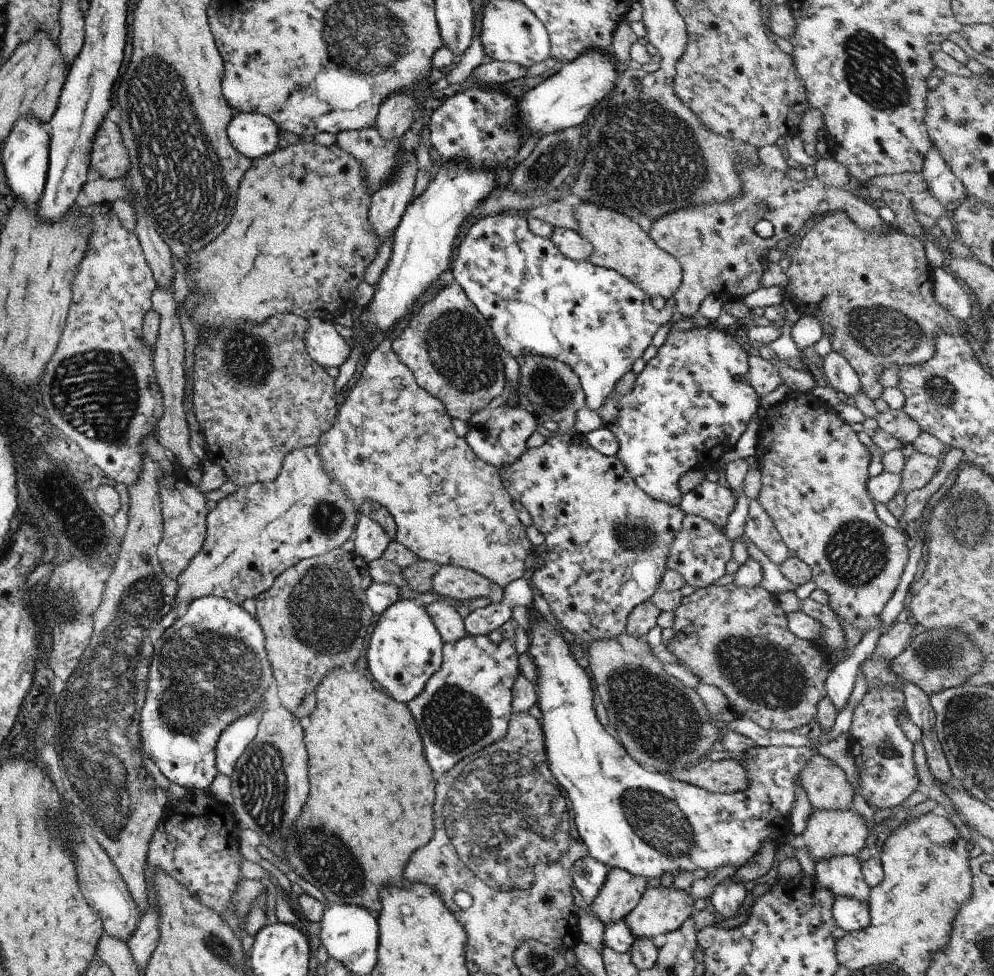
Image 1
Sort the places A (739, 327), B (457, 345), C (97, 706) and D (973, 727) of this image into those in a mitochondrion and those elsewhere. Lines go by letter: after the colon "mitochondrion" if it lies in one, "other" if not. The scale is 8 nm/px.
A: other
B: mitochondrion
C: mitochondrion
D: mitochondrion

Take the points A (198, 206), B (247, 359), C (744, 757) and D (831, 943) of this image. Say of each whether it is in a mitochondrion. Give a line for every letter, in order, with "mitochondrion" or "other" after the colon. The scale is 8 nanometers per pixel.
A: mitochondrion
B: mitochondrion
C: other
D: other

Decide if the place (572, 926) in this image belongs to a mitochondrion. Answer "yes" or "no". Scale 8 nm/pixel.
no

